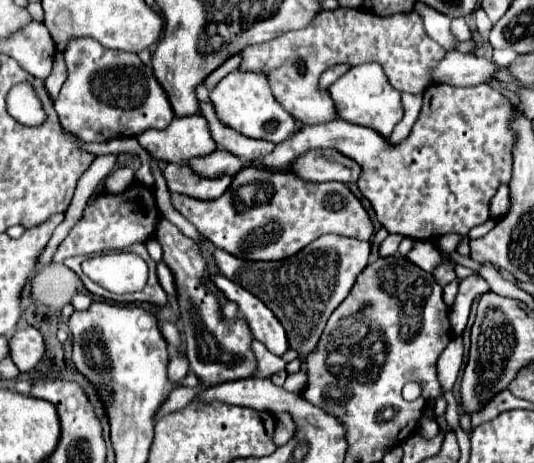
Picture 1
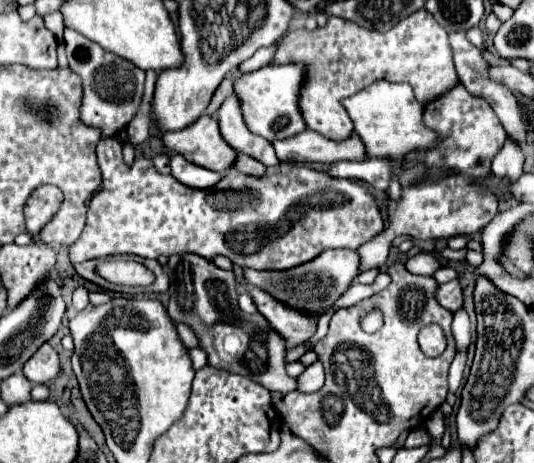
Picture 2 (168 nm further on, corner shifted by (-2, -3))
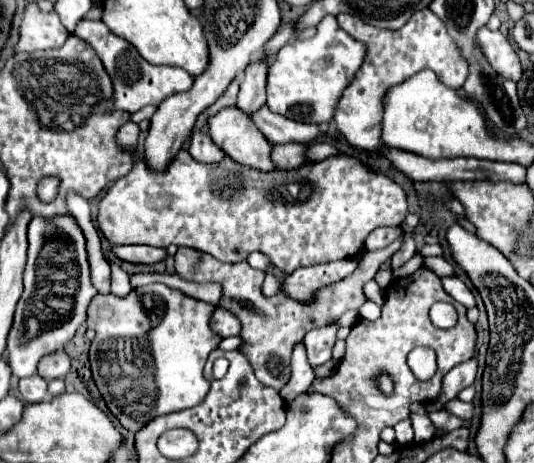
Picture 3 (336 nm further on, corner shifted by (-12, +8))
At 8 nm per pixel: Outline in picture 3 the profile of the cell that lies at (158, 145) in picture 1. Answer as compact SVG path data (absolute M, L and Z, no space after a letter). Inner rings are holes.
M226 107L208 117L208 135L214 145L218 145L240 165L248 165L260 171L276 169L268 157L272 147L268 141L264 141L264 135L260 129L256 129L254 121L236 107Z

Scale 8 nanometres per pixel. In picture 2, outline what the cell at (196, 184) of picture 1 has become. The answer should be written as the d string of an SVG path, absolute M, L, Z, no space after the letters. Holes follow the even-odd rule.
M180 154L172 156L170 166L172 166L172 176L190 188L212 188L222 178L220 172L212 172L198 164L192 164Z

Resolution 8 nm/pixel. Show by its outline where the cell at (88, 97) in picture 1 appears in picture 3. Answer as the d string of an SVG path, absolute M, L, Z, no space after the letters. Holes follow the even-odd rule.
M80 21L76 25L74 35L78 35L82 41L86 41L96 55L100 57L104 69L108 71L114 87L114 109L116 111L128 111L136 113L138 109L146 105L160 105L162 99L166 99L172 93L184 92L192 87L192 77L184 69L176 67L158 67L140 57L136 53L134 45L128 45L122 37L116 37L102 21Z

